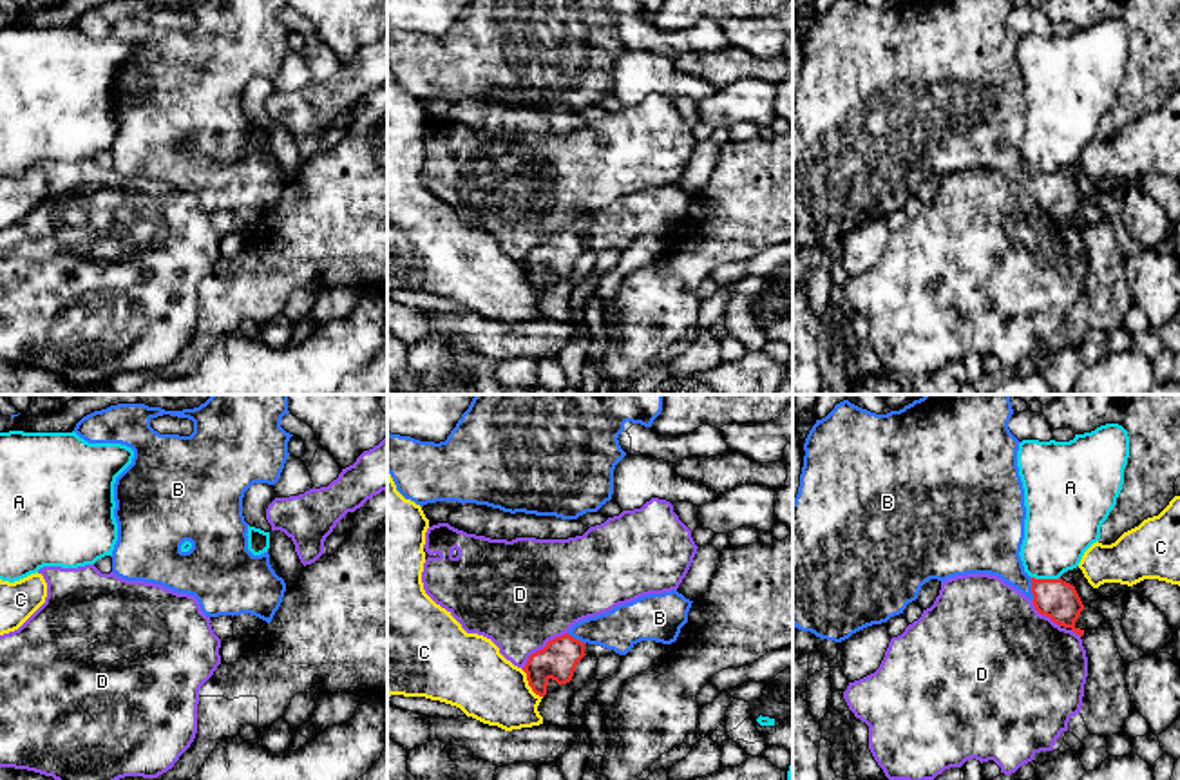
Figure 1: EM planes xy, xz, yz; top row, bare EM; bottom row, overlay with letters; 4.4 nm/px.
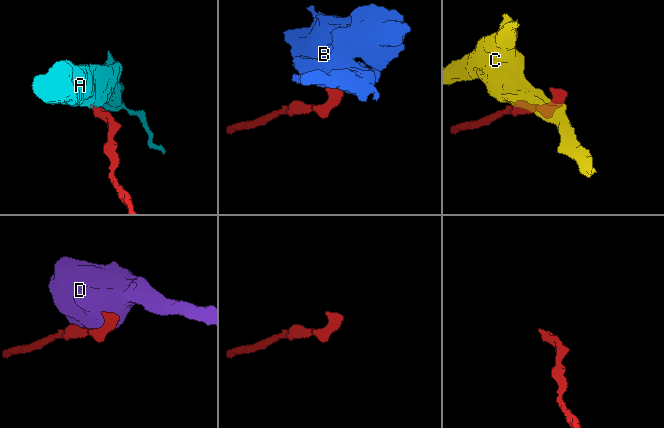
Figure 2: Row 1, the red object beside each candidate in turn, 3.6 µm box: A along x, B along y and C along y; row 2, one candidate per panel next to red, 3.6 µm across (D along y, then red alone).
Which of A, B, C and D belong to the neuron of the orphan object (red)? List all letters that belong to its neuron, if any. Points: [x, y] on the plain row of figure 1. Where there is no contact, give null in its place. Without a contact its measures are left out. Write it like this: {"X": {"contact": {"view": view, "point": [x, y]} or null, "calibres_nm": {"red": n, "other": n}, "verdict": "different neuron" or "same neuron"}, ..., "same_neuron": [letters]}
{"A": {"contact": {"view": "yz", "point": [1046, 174]}, "calibres_nm": {"red": 180, "other": 320}, "verdict": "different neuron"}, "B": {"contact": {"view": "yz", "point": [1032, 185]}, "calibres_nm": {"red": 180, "other": 220}, "verdict": "same neuron"}, "C": {"contact": {"view": "xz", "point": [529, 279]}, "calibres_nm": {"red": 170, "other": 300}, "verdict": "different neuron"}, "D": {"contact": {"view": "xz", "point": [543, 243]}, "calibres_nm": {"red": 170, "other": 460}, "verdict": "different neuron"}, "same_neuron": ["B"]}

